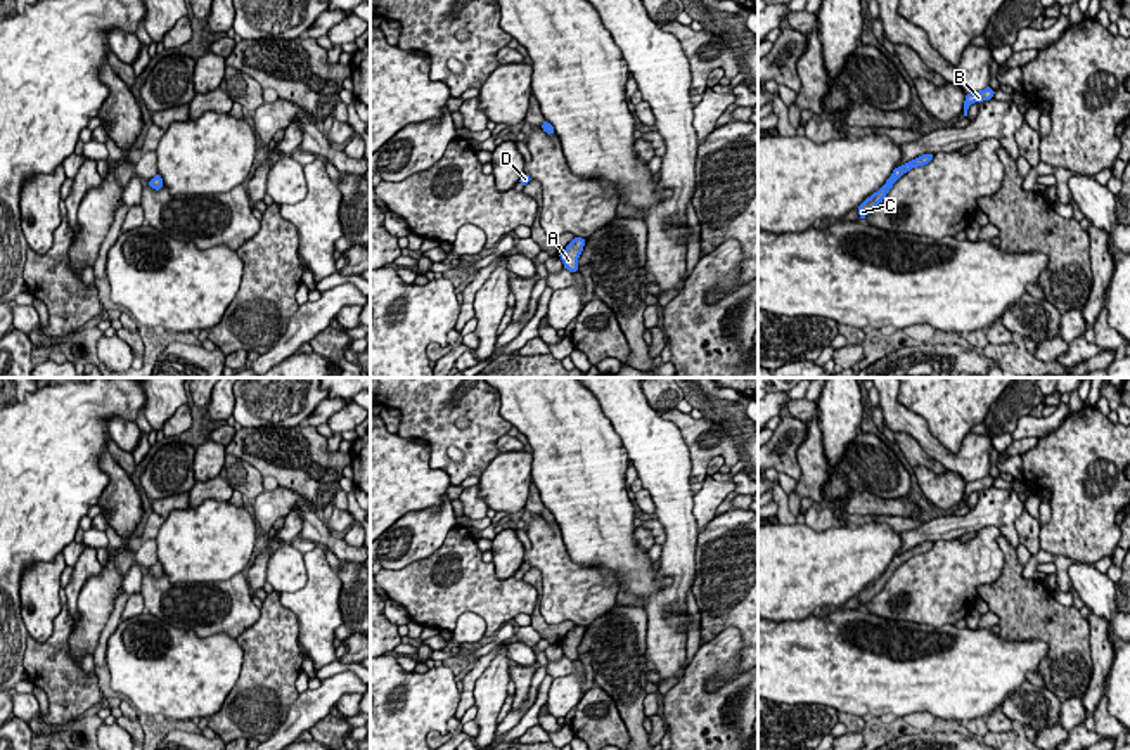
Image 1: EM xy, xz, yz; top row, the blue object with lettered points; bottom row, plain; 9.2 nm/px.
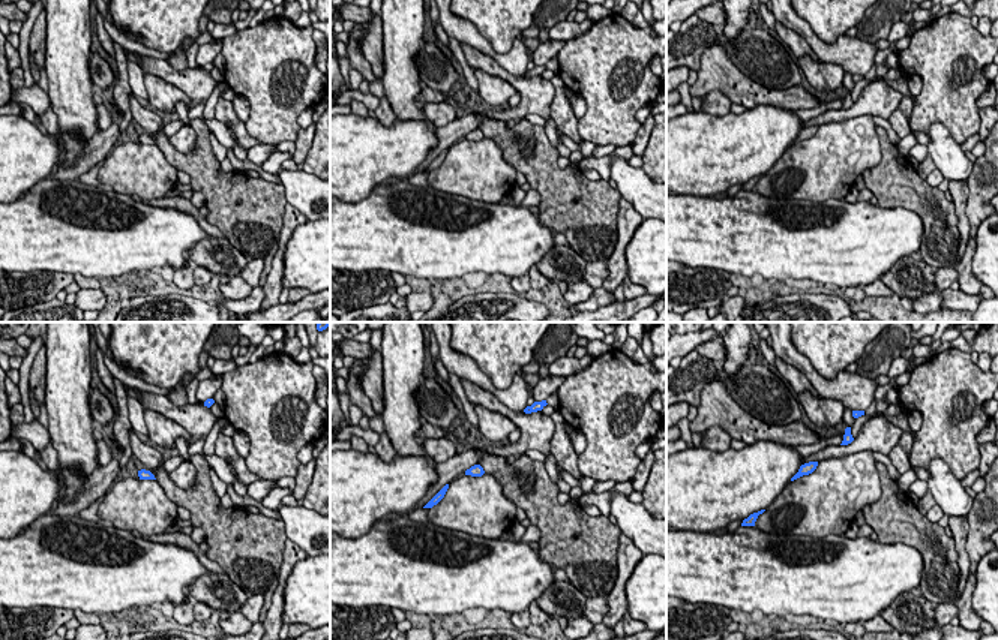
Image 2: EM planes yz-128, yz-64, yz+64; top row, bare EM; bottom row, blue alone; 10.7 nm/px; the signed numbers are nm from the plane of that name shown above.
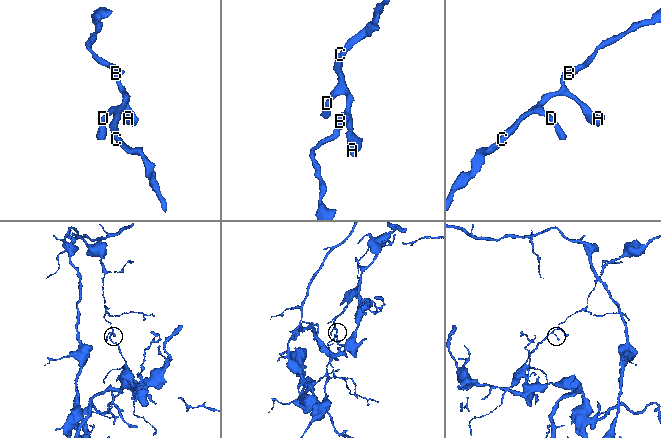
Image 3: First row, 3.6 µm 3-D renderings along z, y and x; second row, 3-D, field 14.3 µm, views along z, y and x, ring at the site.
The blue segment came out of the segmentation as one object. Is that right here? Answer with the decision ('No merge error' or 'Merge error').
Merge error

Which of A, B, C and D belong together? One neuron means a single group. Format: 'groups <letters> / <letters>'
groups A B D / C

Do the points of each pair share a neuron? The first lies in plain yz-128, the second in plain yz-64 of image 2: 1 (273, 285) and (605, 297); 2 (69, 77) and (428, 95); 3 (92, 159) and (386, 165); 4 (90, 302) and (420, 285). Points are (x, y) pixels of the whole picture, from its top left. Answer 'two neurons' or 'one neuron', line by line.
1: two neurons
2: two neurons
3: two neurons
4: two neurons

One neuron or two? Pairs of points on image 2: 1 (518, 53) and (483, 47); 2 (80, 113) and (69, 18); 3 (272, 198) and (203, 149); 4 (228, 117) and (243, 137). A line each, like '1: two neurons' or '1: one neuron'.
1: one neuron
2: one neuron
3: one neuron
4: one neuron

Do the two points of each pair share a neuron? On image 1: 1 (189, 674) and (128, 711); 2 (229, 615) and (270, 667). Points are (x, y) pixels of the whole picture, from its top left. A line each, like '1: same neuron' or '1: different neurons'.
1: different neurons
2: different neurons

